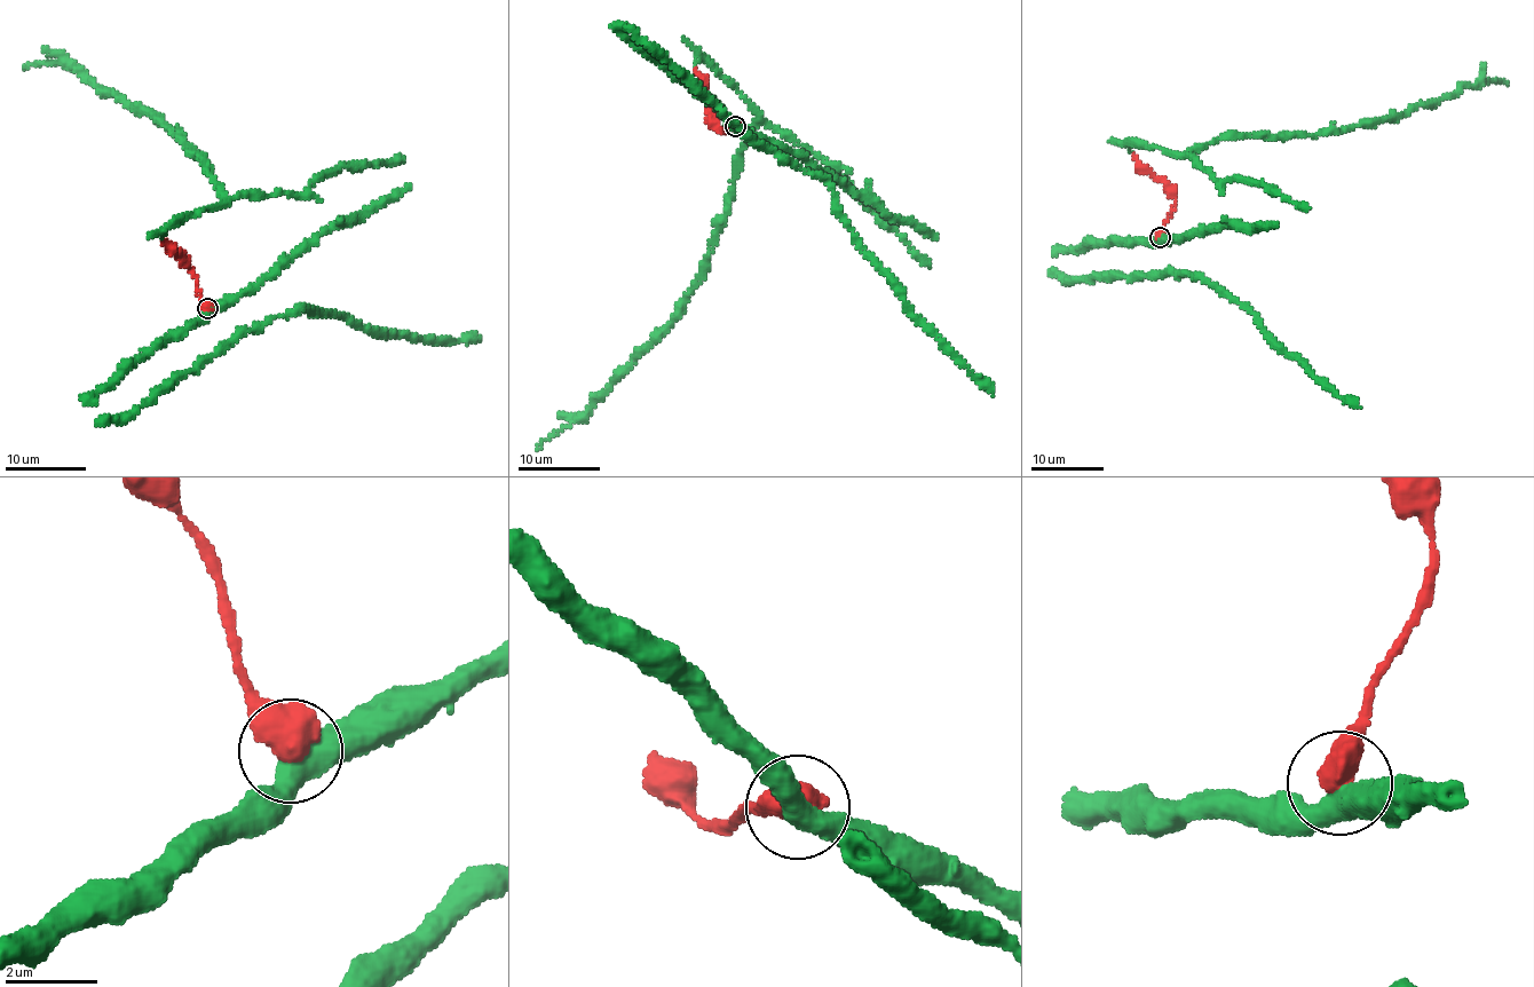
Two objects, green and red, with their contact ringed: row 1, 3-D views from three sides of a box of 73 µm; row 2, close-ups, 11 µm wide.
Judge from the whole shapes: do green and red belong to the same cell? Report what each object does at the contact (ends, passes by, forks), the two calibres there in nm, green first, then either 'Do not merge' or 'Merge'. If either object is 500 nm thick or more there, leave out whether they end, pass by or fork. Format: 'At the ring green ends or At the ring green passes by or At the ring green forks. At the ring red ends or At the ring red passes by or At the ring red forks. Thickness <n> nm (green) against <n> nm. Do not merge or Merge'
Thickness 480 nm (green) against 700 nm. Merge

